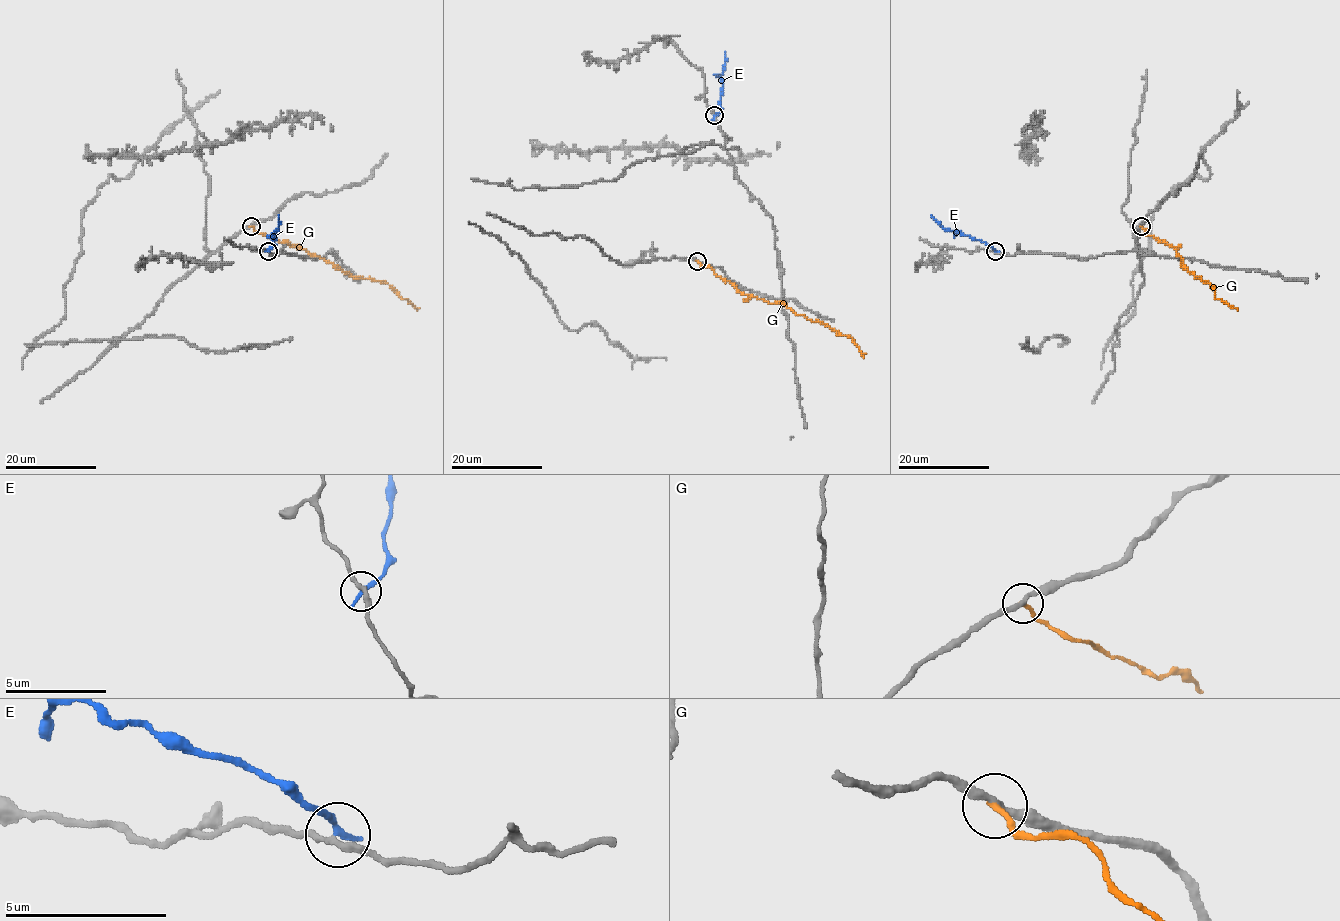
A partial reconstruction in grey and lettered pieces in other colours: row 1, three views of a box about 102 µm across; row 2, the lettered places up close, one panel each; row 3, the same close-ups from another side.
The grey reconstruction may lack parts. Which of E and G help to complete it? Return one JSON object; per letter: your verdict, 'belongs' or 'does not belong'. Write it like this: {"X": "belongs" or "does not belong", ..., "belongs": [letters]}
{"E": "does not belong", "G": "does not belong", "belongs": []}

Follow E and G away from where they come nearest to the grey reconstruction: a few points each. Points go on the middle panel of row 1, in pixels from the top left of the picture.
E: (714, 116), (720, 111), (724, 52)
G: (697, 262), (711, 267), (742, 293), (770, 303), (782, 303), (797, 315), (818, 321), (849, 337), (864, 358)

